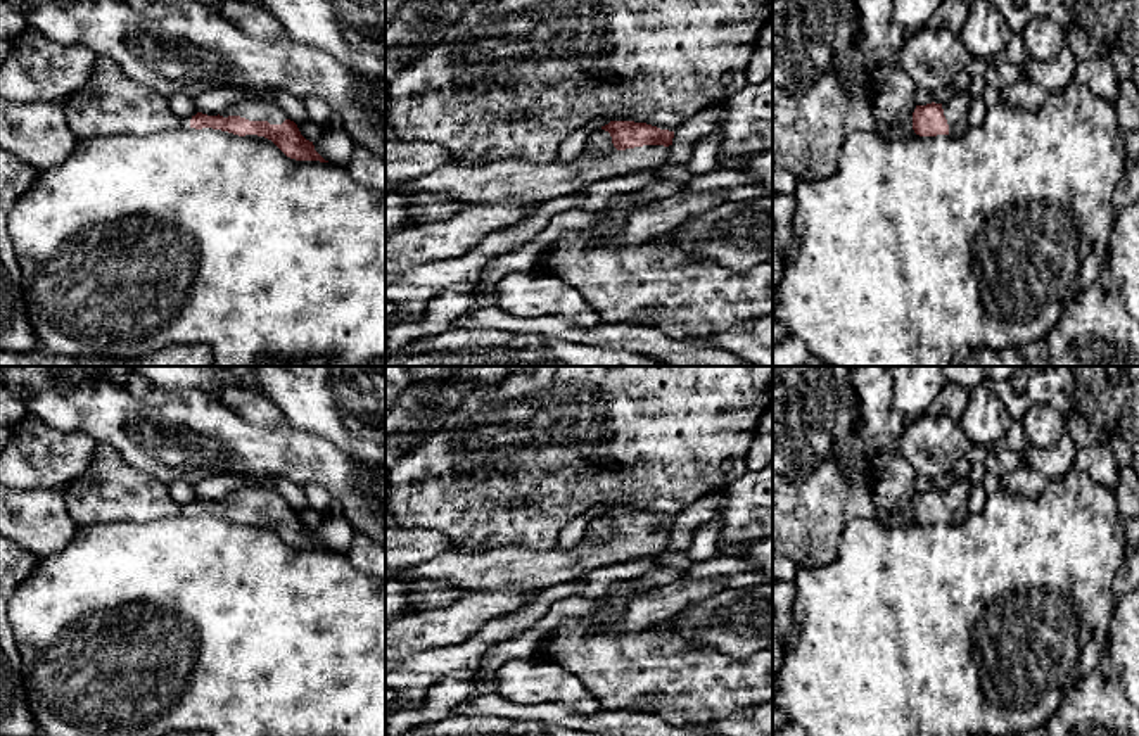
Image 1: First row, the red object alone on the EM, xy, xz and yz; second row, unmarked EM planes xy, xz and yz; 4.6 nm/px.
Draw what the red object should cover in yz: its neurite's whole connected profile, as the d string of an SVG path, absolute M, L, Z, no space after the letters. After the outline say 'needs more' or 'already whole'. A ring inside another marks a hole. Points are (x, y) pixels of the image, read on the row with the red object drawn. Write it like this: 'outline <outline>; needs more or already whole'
outline M956 92L944 104L916 105L913 112L913 130L919 136L951 135L961 136L968 128L968 92Z; needs more

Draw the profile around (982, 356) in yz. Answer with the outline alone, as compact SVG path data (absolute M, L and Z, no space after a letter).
M978 347L968 351L963 366L1030 366L1030 363L1020 351L1013 351L1009 347L1004 347L1001 351Z

